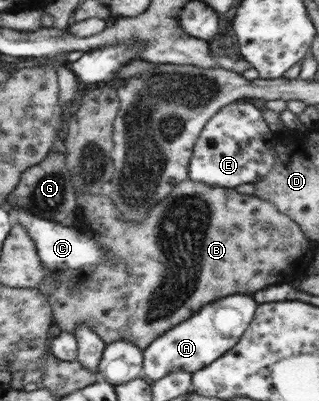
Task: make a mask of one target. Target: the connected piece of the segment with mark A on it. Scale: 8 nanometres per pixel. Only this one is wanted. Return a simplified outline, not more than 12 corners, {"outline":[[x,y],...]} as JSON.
{"outline":[[204,305],[143,350],[143,376],[193,373],[241,339],[257,306]]}

